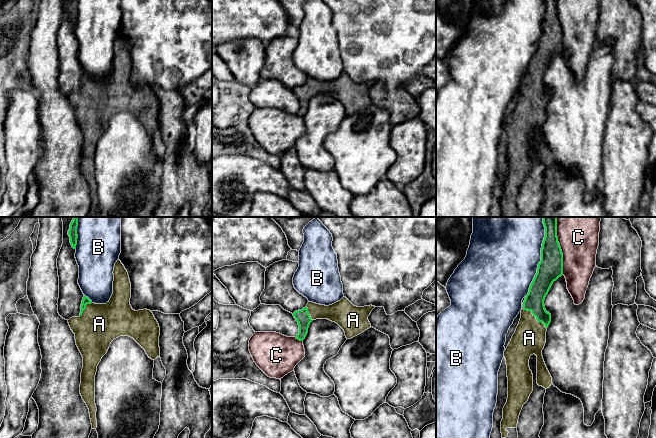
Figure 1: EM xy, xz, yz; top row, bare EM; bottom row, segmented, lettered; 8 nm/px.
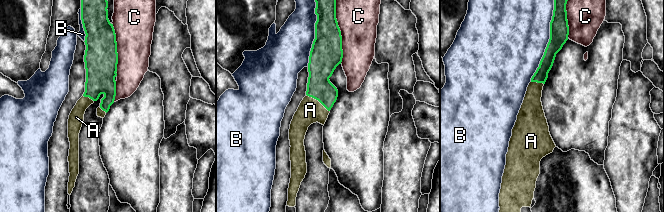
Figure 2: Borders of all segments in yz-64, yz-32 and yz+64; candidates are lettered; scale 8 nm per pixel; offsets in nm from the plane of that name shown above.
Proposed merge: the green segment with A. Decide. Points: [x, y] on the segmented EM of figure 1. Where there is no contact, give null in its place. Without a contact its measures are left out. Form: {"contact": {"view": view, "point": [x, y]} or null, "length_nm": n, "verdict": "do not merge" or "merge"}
{"contact": {"view": "yz", "point": [535, 316]}, "length_nm": 260, "verdict": "merge"}

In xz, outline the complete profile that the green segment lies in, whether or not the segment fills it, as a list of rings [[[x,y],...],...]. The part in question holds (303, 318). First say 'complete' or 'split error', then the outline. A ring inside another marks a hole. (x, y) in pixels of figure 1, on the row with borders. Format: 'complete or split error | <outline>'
split error | [[[346,297],[329,305],[308,302],[302,310],[293,313],[299,325],[296,339],[303,341],[308,333],[310,323],[316,319],[328,319],[337,323],[345,332],[347,339],[351,339],[371,328],[368,316],[375,306],[354,306]]]

